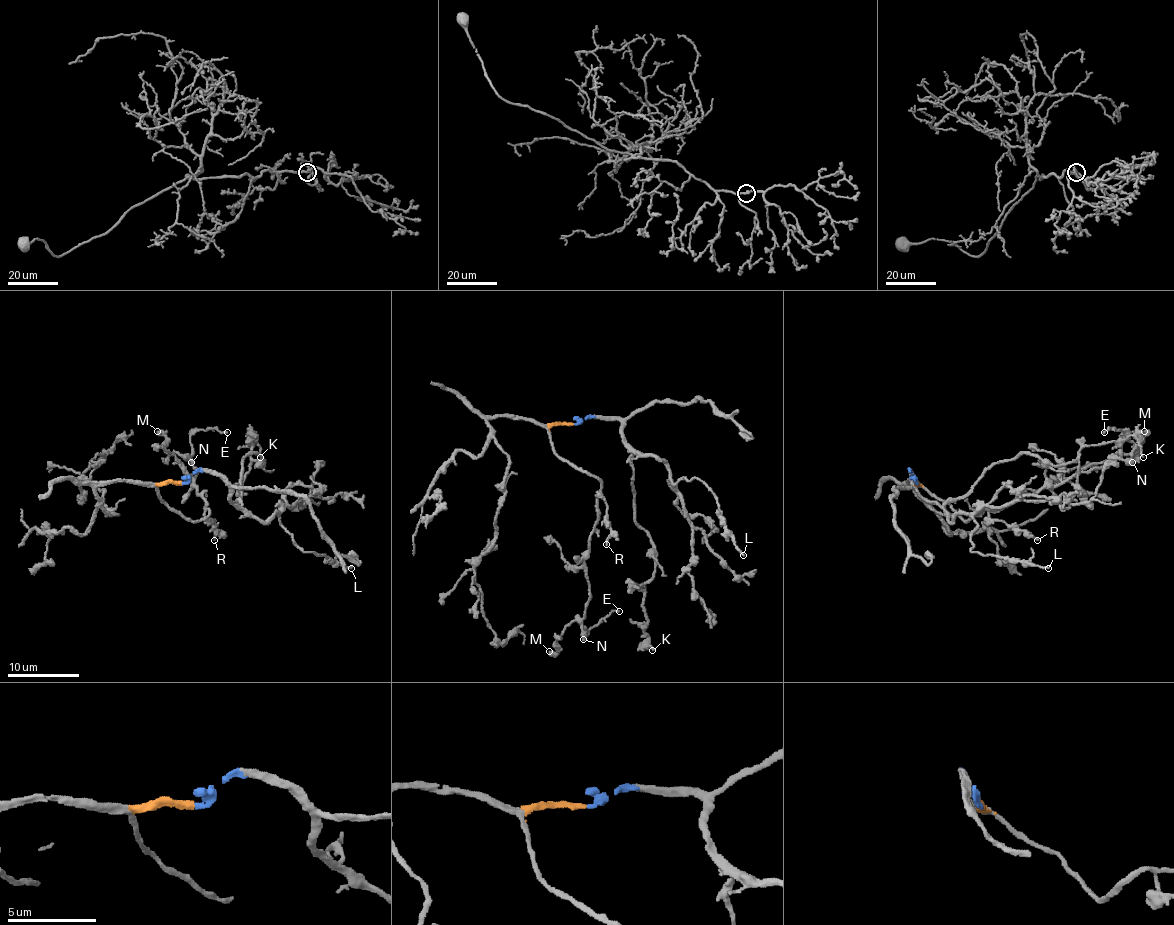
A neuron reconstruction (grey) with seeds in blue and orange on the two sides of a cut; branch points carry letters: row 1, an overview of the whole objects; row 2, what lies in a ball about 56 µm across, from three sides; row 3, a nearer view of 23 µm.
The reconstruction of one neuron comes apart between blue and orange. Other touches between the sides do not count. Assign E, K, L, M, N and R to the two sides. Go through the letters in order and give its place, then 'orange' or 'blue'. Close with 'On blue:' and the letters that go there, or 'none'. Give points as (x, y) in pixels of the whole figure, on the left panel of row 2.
E: place (227, 432); orange
K: place (260, 457); blue
L: place (351, 568); blue
M: place (157, 431); orange
N: place (191, 462); orange
R: place (214, 540); orange
On blue: K, L

